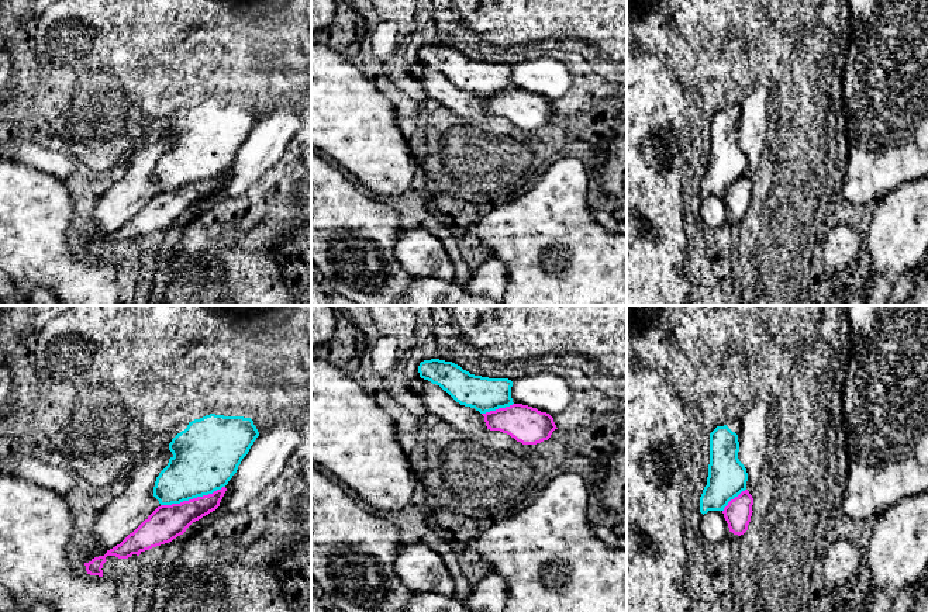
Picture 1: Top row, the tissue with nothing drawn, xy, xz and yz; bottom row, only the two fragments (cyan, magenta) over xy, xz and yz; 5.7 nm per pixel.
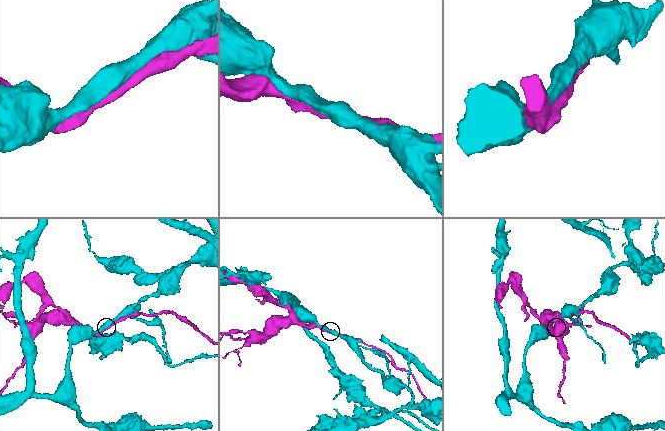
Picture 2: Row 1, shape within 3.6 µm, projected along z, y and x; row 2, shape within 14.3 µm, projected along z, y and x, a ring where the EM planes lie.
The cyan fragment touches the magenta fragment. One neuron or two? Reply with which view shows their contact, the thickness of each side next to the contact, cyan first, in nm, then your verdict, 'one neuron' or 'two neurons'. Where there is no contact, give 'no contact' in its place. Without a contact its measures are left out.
meets cyan in xy; 360 nm thick on the cyan side, 200 nm on the other; one neuron

